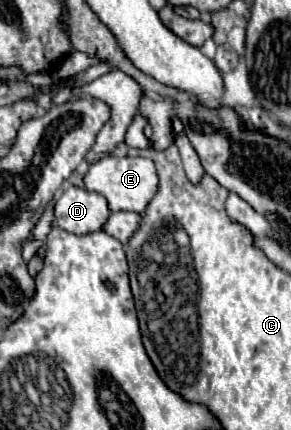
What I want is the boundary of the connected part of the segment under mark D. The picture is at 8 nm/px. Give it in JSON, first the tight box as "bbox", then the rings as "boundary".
{"bbox":[56,188,108,236],"boundary":[[[66,188],[56,200],[56,222],[66,232],[78,236],[92,234],[104,228],[108,222],[108,202],[102,194],[88,192],[84,188]]]}

